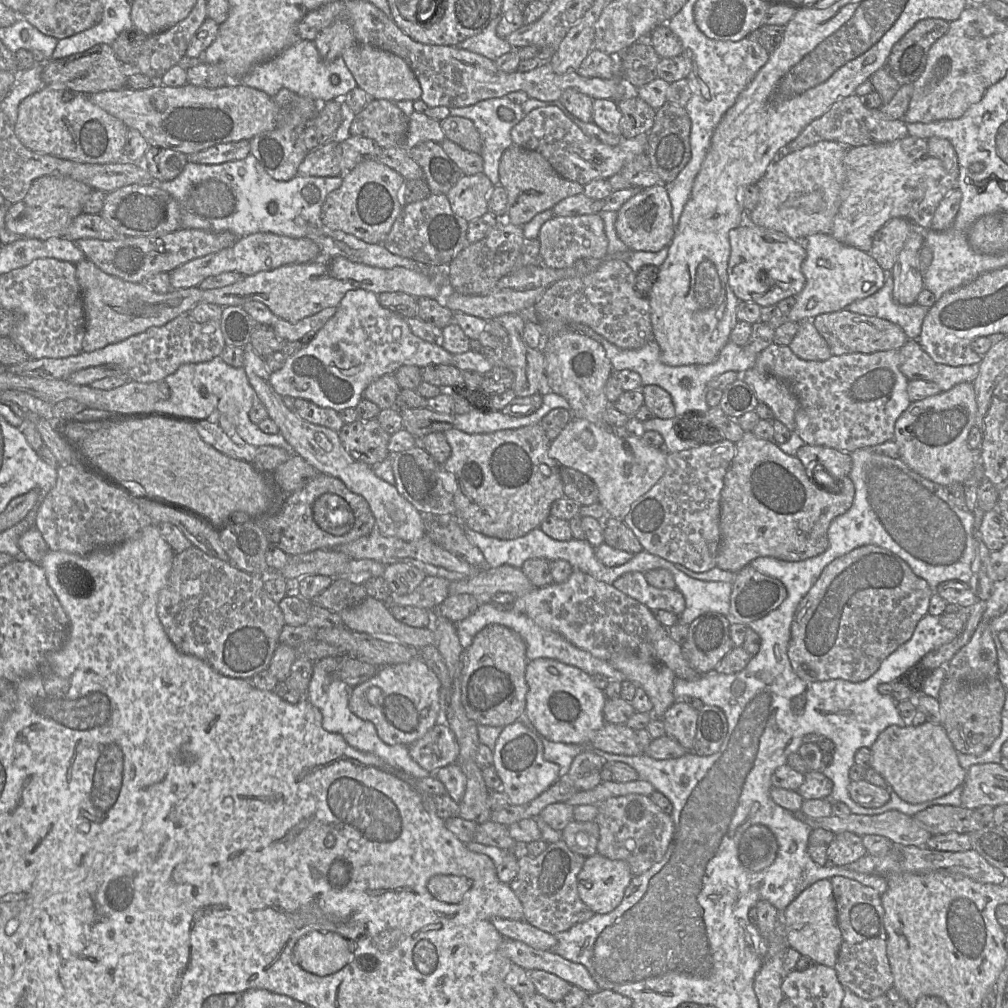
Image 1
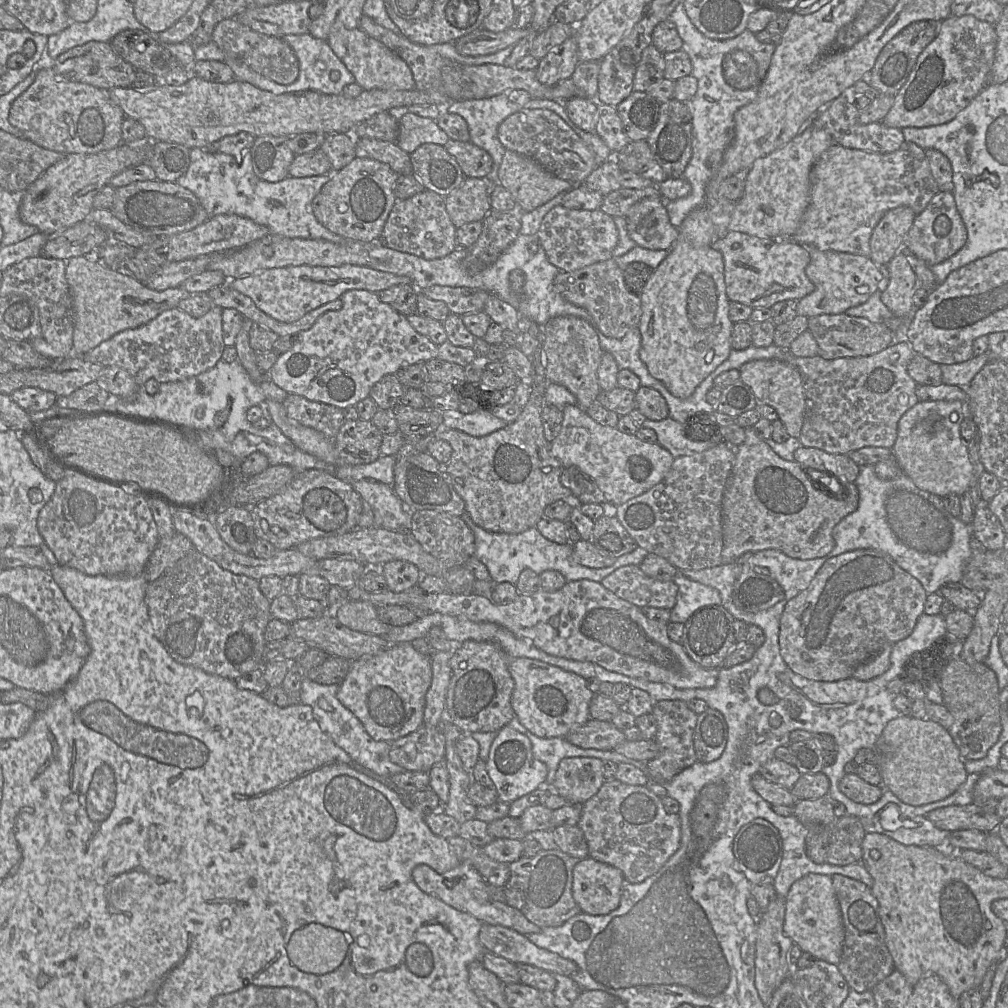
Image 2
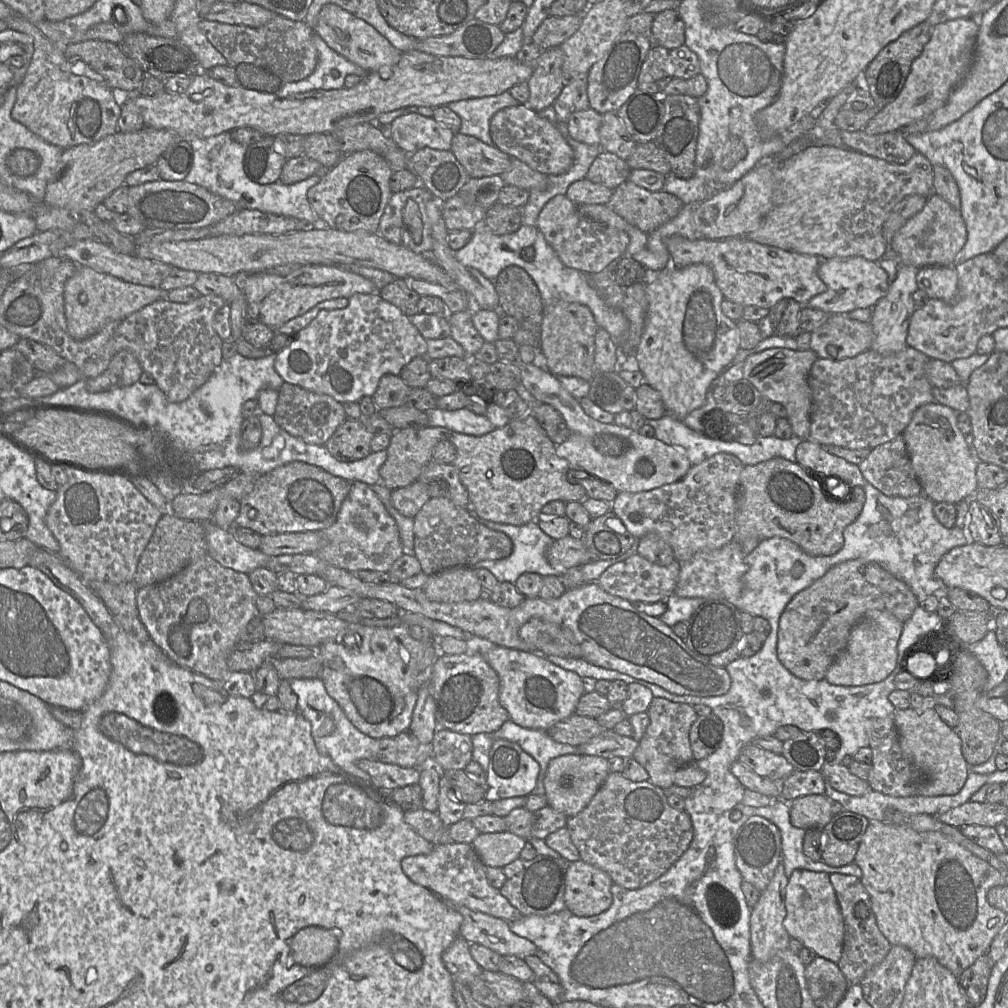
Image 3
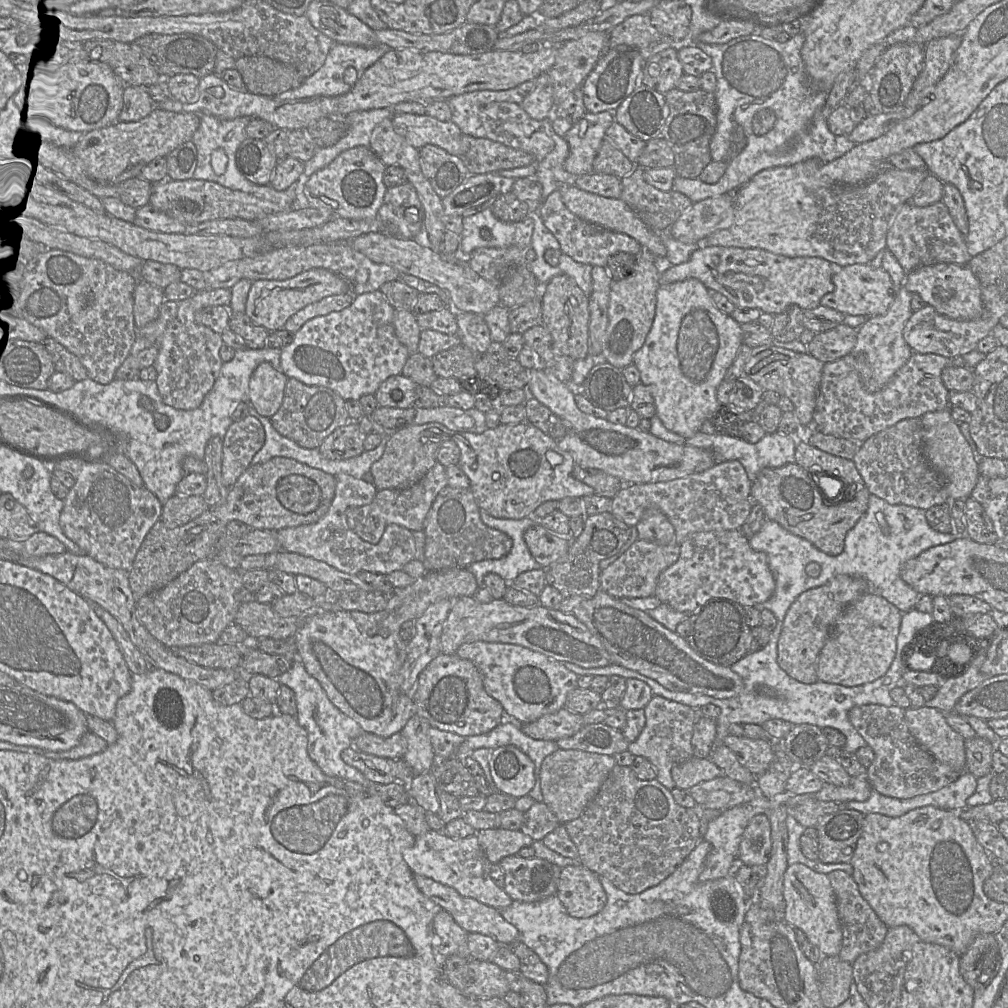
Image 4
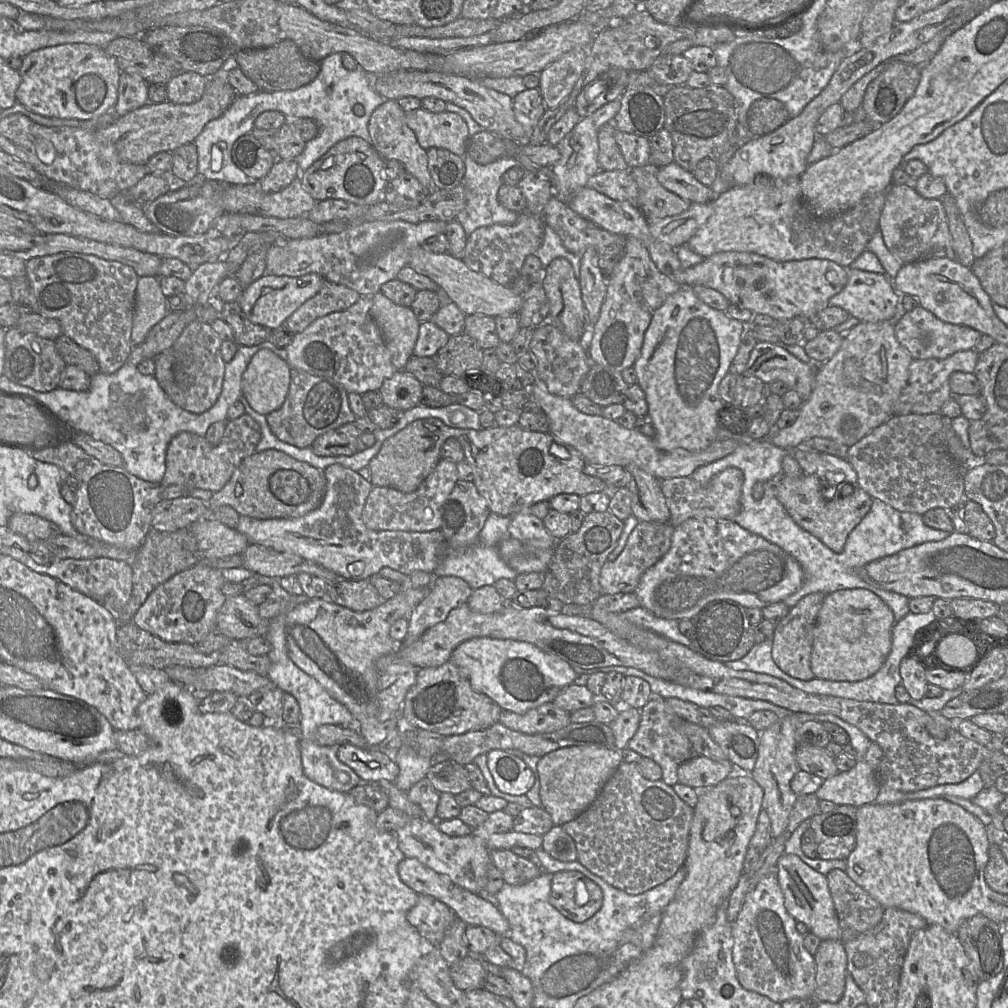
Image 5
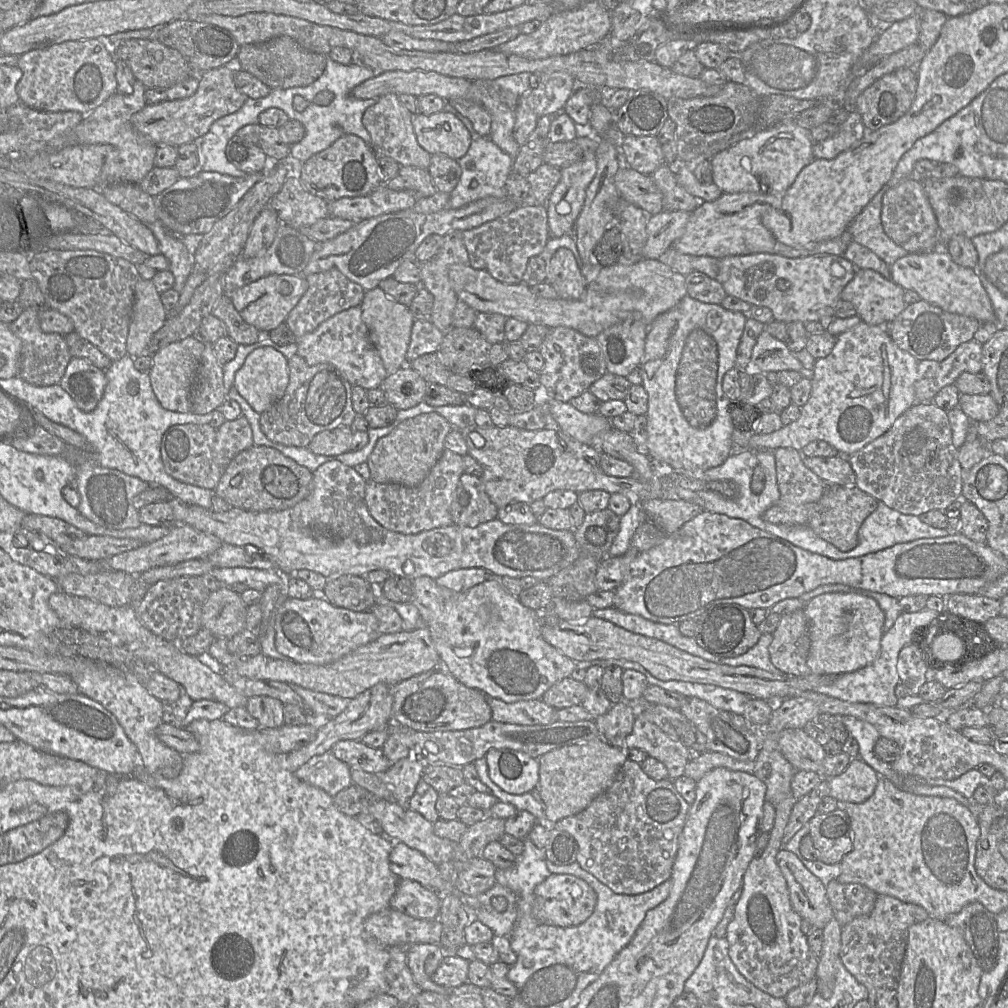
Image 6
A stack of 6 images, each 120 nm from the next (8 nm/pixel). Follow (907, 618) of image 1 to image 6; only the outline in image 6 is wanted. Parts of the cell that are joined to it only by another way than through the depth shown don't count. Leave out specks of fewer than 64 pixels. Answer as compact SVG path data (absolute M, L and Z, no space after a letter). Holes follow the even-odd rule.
M803 609L783 615L768 647L771 663L785 675L807 675L811 673L806 664L809 648L809 628Z

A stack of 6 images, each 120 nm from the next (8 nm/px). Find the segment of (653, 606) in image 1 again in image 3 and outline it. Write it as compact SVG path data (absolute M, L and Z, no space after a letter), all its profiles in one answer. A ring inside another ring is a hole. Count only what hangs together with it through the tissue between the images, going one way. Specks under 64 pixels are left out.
M636 553L608 567L601 574L597 583L607 593L621 597L630 602L663 602L674 593L681 564L682 563L677 560L674 560L669 565L659 566L649 562Z

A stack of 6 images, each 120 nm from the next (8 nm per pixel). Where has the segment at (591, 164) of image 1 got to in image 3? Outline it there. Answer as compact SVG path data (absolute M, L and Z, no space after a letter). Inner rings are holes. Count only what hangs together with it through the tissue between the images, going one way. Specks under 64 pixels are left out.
M525 104L503 108L490 120L490 135L494 145L511 158L517 158L533 170L546 175L559 175L573 165L574 152L559 130L547 119Z

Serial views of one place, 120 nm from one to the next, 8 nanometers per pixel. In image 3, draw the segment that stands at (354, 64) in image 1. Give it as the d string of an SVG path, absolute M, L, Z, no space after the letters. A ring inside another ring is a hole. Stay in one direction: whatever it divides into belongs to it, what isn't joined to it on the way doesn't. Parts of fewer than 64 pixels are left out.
M336 4L322 7L314 31L332 50L361 67L366 73L378 72L383 79L391 77L392 67L401 58L402 53L374 27Z

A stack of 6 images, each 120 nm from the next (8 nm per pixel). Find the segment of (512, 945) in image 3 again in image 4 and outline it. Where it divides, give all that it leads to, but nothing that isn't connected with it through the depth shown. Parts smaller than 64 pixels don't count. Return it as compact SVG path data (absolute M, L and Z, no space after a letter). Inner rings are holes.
M414 874L414 880L419 890L442 909L448 911L454 920L469 933L481 933L494 938L499 944L510 946L519 939L518 929L501 915L498 909L488 906L478 900L462 896L454 888L439 883L429 877Z

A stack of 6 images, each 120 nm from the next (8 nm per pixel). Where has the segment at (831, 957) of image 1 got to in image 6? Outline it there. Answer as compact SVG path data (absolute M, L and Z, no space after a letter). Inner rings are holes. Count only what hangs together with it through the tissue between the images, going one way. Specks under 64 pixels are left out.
M781 848L777 853L776 862L787 882L795 912L815 928L823 930L834 918L826 885L791 851Z

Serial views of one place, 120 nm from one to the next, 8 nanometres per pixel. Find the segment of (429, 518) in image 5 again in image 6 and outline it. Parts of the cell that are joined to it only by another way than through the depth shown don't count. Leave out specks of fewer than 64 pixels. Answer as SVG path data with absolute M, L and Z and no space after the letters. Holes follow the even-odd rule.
M444 449L426 478L415 487L398 483L366 481L365 502L371 516L384 528L405 535L453 524L451 504L460 476L464 473L463 456Z

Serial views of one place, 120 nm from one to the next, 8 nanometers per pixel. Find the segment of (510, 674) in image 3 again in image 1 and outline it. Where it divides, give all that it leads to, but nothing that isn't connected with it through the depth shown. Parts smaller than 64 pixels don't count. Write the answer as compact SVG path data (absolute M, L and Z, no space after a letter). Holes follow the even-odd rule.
M538 658L528 662L525 679L528 686L525 716L547 740L566 744L589 744L593 735L605 724L605 693L594 684L591 676L579 668L554 659Z

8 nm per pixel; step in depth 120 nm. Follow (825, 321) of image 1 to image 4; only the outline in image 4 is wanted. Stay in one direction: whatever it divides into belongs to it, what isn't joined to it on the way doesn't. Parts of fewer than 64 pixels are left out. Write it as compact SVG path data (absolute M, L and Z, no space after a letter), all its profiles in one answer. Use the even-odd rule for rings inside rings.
M843 323L816 333L807 345L808 353L823 363L834 362L851 353L857 341L857 333L858 329Z

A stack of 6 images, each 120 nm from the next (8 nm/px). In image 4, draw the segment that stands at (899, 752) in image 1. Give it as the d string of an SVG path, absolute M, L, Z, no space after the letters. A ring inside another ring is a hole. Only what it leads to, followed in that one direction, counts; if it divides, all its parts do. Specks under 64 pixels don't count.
M933 707L905 709L905 722L917 742L935 759L956 772L966 770L965 739L946 722L946 715Z

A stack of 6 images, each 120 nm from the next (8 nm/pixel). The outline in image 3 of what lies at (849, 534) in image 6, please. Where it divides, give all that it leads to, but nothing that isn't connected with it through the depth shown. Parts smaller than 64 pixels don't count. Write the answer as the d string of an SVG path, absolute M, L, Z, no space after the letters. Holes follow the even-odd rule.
M782 457L745 465L737 489L734 540L741 544L748 538L761 541L780 537L792 541L811 556L836 554L844 545L844 529L858 518L866 496L864 489L856 486L844 498L834 499L831 496L841 497L842 490L839 491L839 486L829 489L832 485L836 483L822 484L818 476ZM824 486L829 489L828 493Z

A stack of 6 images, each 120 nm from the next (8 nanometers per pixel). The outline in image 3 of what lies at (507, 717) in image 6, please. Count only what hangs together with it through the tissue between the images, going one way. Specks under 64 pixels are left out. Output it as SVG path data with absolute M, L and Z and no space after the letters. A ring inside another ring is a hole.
M573 714L549 728L547 733L556 742L579 746L604 730L595 718Z

